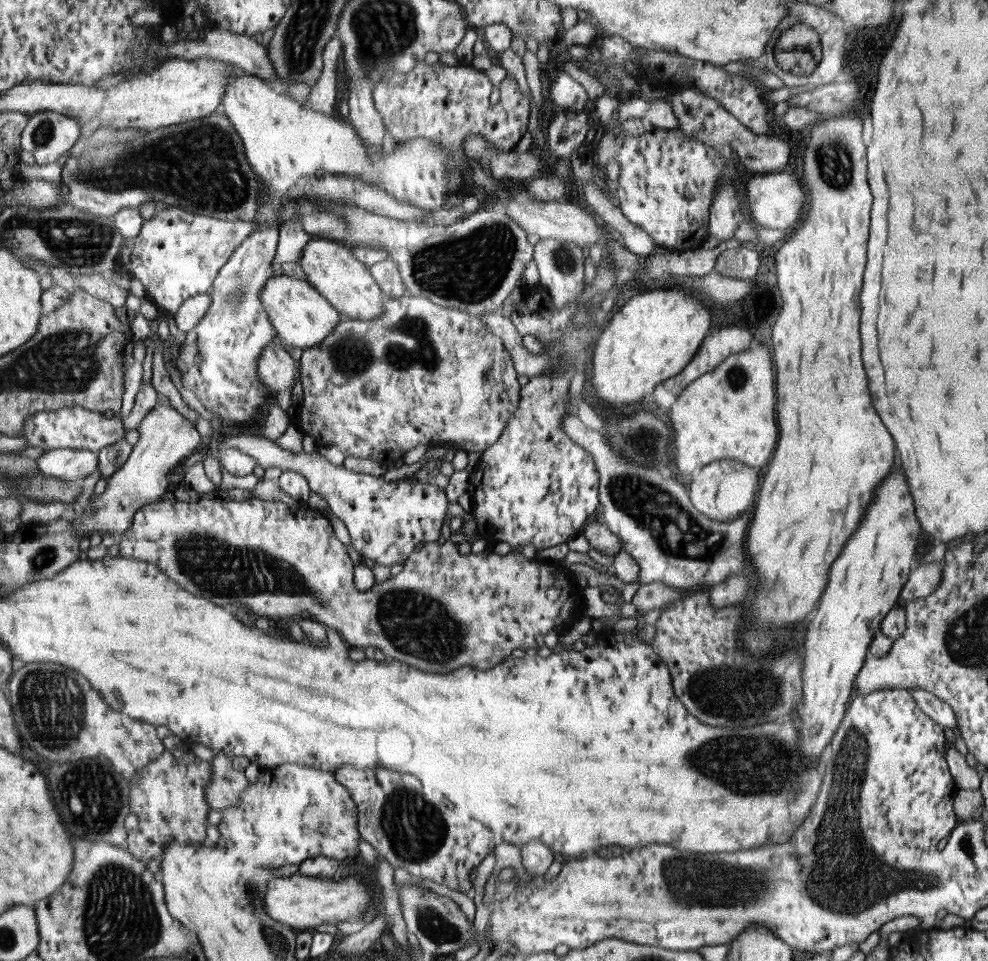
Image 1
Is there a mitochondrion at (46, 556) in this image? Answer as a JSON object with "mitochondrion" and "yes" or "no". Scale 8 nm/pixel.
{"mitochondrion":"yes"}

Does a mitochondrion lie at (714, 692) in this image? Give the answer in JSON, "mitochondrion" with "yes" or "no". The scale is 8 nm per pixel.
{"mitochondrion":"yes"}

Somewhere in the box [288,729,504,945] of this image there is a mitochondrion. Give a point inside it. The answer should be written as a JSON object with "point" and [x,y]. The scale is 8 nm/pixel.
{"point":[416,830]}

